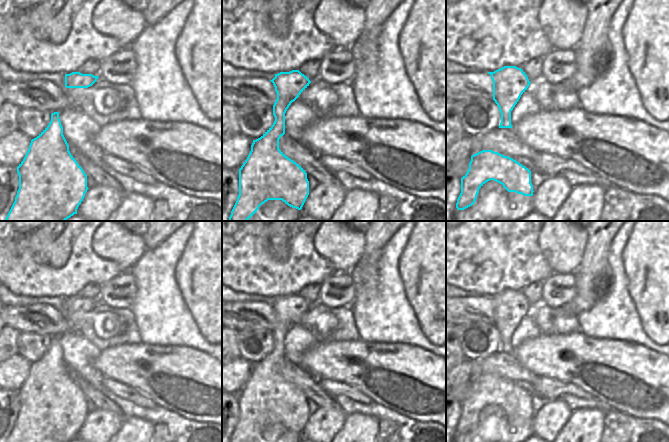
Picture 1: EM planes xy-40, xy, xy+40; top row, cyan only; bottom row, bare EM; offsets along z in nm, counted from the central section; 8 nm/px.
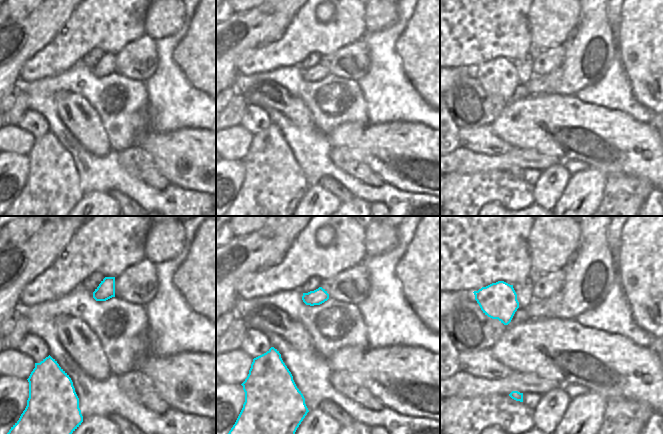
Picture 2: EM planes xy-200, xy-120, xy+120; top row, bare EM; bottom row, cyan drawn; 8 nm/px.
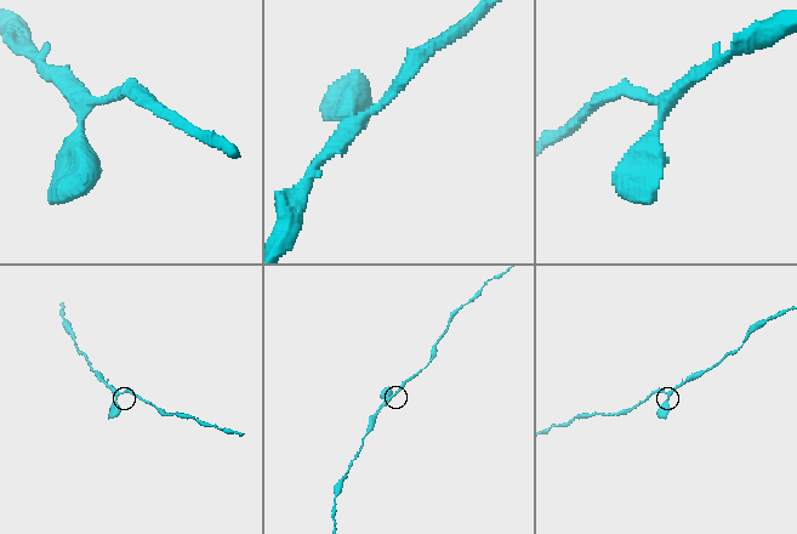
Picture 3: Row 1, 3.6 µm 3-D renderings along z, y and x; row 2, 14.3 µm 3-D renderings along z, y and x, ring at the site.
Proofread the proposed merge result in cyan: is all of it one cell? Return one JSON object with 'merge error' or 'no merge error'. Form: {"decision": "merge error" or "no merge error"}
{"decision": "no merge error"}

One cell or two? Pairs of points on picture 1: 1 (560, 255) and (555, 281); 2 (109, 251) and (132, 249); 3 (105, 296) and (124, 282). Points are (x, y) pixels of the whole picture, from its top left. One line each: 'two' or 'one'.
1: two
2: one
3: one

